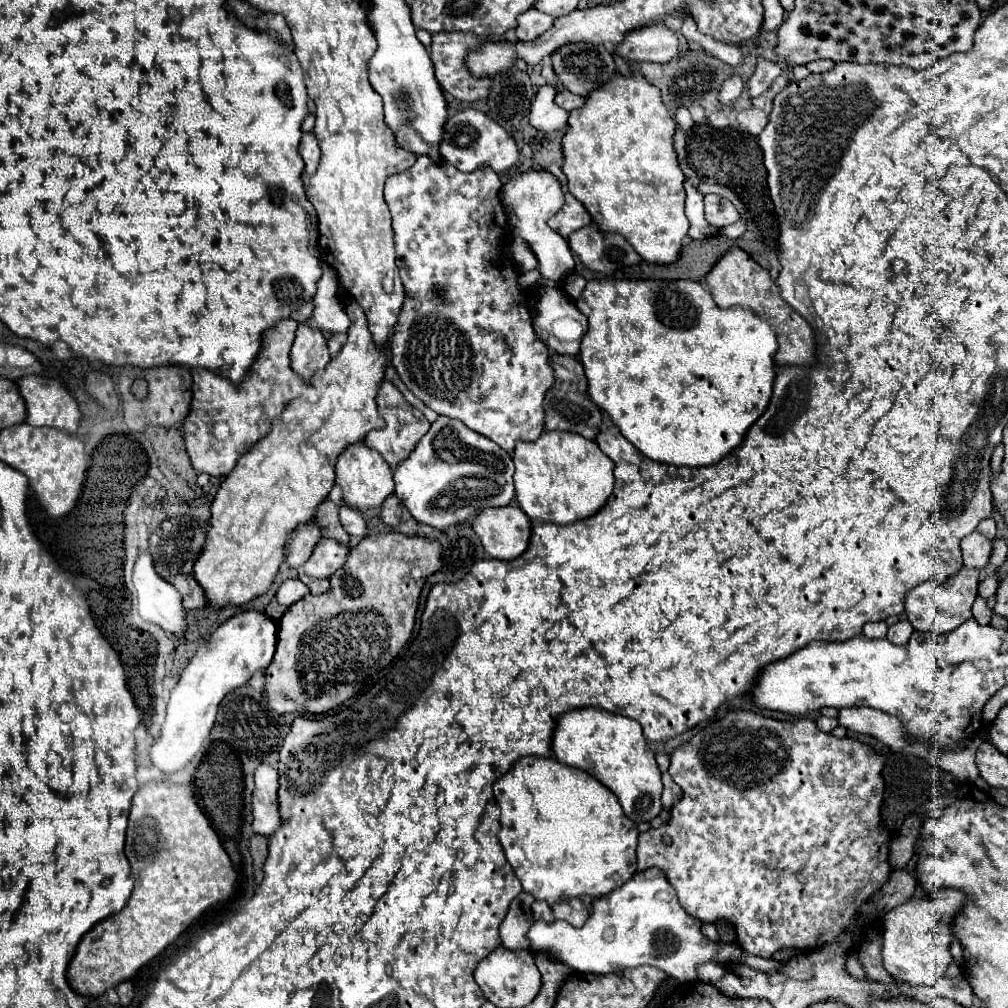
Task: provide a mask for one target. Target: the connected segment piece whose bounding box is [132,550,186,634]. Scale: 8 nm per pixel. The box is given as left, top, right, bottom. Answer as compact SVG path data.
M138 552L132 582L138 592L138 610L144 620L158 624L172 634L186 632L180 594L176 592L176 588L172 588L172 584L156 574L150 552Z

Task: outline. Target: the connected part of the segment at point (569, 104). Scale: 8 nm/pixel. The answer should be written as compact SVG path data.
M562 90L562 92L558 92L558 96L556 96L556 104L558 106L562 106L564 110L576 110L576 108L582 108L584 106L584 96L576 96L576 94L572 94L572 92L568 92L568 90Z

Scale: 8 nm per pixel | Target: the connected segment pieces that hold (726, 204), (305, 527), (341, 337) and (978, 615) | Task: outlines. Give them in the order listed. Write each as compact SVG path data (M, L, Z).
M706 194L704 214L706 214L706 220L716 228L724 228L724 226L740 220L740 214L734 208L734 204L718 194Z
M316 522L300 524L290 536L290 542L286 548L286 552L288 552L286 564L294 566L294 568L302 566L308 560L308 556L312 554L312 548L320 538L322 538L322 530Z
M332 334L332 336L328 338L328 348L330 348L330 356L332 356L332 358L342 350L344 342L346 342L346 334Z
M982 596L976 598L976 602L974 602L974 606L972 606L972 616L974 616L980 624L988 624L988 622L990 622L992 610L988 608L988 602L986 602Z

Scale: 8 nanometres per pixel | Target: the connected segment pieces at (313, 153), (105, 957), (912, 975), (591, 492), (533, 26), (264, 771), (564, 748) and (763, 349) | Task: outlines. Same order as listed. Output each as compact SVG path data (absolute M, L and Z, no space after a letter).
M306 132L306 134L302 136L300 156L302 156L304 164L306 164L304 176L314 174L316 168L318 168L318 160L320 160L320 144L318 144L318 138L314 136L314 132Z
M152 780L142 784L134 794L130 824L126 832L126 858L132 866L134 890L118 914L98 922L78 944L78 950L68 968L68 980L78 994L98 998L106 990L116 988L120 982L132 979L142 966L146 966L166 946L170 946L210 906L228 902L236 896L238 874L232 868L232 862L224 852L218 834L210 826L210 820L206 818L196 792L198 788L194 784Z
M942 888L932 896L912 896L884 916L884 968L898 980L908 984L934 986L952 962L950 944L954 940L954 918L964 906L966 894L956 888Z
M542 432L540 438L534 442L520 440L514 450L514 464L516 464L516 472L514 472L516 500L532 522L570 524L588 518L596 510L600 510L602 504L612 494L614 462L598 448L596 442L586 440L574 432Z
M530 8L526 12L522 12L518 16L518 40L526 42L526 40L534 40L538 38L540 34L544 34L546 30L550 30L554 26L554 18L536 10L536 8Z
M260 764L254 772L256 788L252 794L252 814L254 814L254 832L262 836L272 836L280 828L280 804L278 804L278 770L268 764Z
M580 708L560 716L554 730L554 758L566 766L580 768L610 788L624 810L624 814L640 824L652 822L662 810L662 780L656 756L642 736L636 720L622 714L612 714L598 708Z
M590 280L586 282L582 296L576 300L576 308L588 318L588 332L582 336L582 348L580 348L580 360L584 364L584 372L588 378L588 390L594 404L598 404L602 410L610 414L614 424L620 428L620 432L648 458L666 462L672 466L704 466L712 464L726 454L730 454L746 436L748 428L764 414L770 396L772 386L776 378L774 370L774 356L778 350L776 334L772 332L770 324L766 320L760 320L758 316L752 316L748 308L732 306L728 310L722 310L714 304L708 288L700 282L692 280Z

